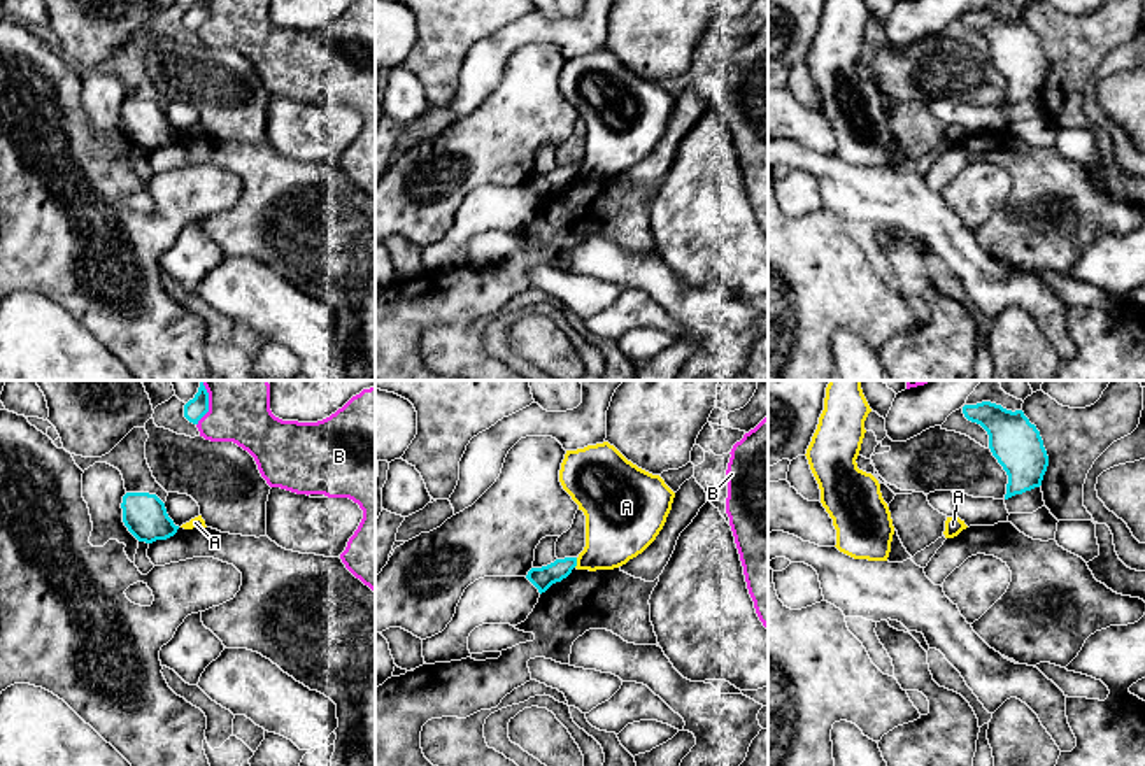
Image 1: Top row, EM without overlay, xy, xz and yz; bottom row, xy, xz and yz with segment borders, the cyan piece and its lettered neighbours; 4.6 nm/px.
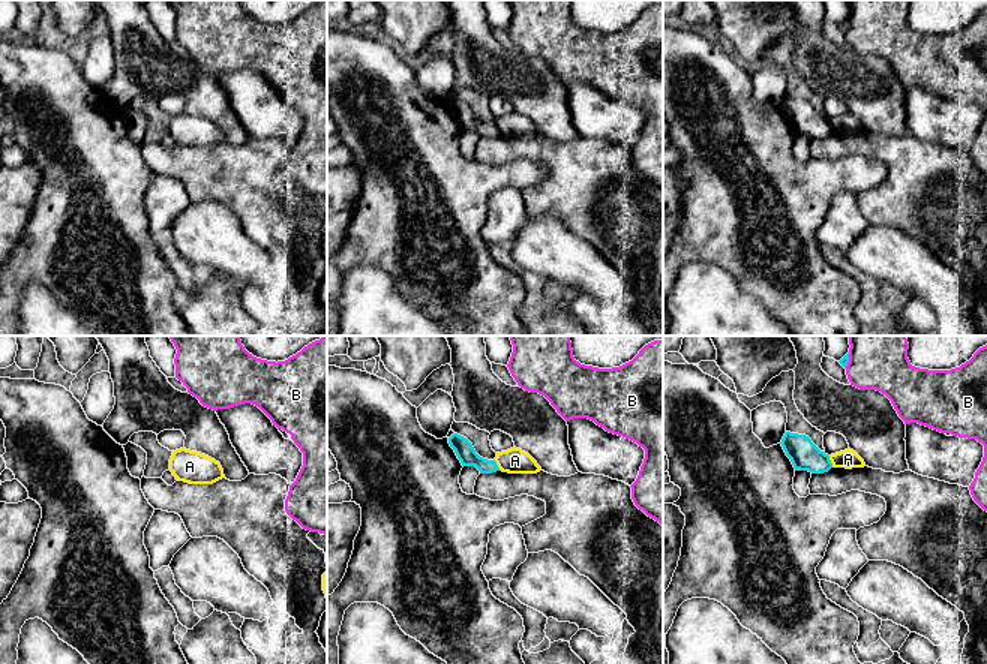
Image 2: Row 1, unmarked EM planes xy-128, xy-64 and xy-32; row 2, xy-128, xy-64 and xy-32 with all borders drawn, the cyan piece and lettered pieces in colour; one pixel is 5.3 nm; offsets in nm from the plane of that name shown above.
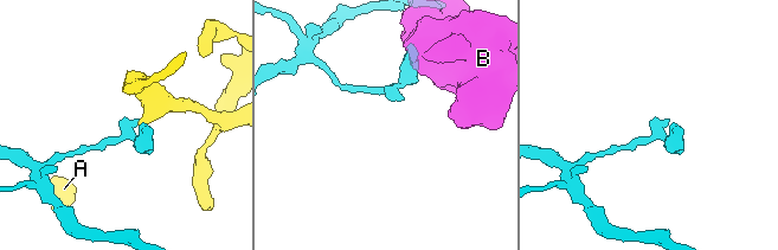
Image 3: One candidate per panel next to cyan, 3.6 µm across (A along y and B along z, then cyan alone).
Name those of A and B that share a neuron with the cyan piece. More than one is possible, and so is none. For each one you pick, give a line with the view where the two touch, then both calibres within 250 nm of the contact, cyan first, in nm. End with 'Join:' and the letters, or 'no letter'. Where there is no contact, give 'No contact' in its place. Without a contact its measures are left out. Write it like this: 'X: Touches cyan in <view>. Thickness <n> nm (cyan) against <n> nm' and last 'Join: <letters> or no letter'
Join: no letter

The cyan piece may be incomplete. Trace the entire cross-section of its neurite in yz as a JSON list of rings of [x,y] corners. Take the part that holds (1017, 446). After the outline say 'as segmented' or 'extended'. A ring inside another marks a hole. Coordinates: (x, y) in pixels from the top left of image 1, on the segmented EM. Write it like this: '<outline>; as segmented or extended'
[[[982,401],[964,405],[963,414],[989,435],[989,449],[1008,475],[1005,500],[1042,486],[1049,456],[1040,431],[1022,410]]]; as segmented

